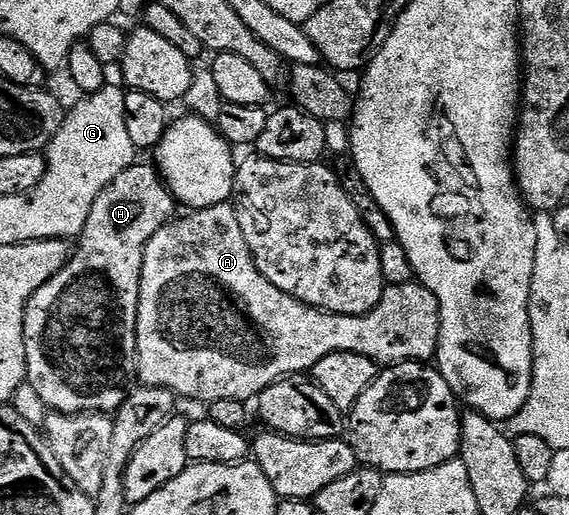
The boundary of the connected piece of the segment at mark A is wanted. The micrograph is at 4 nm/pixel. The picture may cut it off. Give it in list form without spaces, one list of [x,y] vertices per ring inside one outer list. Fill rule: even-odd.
[[[232,203],[197,209],[187,214],[189,217],[177,216],[149,241],[145,247],[144,267],[141,269],[140,306],[138,307],[138,355],[140,356],[139,380],[147,387],[162,387],[175,393],[177,398],[189,397],[192,401],[211,403],[218,399],[238,399],[251,402],[259,398],[266,387],[285,377],[307,374],[317,363],[318,359],[326,359],[326,355],[334,355],[338,351],[350,351],[354,355],[366,355],[381,367],[400,365],[404,361],[419,361],[428,363],[435,358],[438,339],[440,338],[440,304],[438,299],[419,283],[410,285],[390,285],[385,288],[378,307],[362,315],[338,315],[328,313],[325,309],[315,309],[290,295],[286,291],[278,291],[266,275],[256,266],[250,247],[246,243],[246,235],[240,222],[237,206]]]

